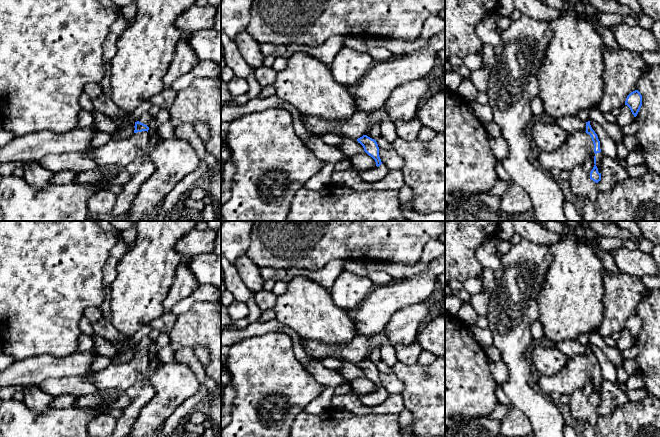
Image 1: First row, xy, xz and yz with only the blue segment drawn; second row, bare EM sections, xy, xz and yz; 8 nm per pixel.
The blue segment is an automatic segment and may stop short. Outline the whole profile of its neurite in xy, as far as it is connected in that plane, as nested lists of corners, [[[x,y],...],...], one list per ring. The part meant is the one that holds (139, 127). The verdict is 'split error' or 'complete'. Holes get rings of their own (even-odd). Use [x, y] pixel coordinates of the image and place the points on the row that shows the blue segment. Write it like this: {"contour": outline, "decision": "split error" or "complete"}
{"contour": [[[137,121],[134,127],[134,133],[124,139],[110,140],[103,146],[90,148],[95,167],[77,173],[73,182],[91,183],[100,189],[127,183],[130,180],[127,166],[139,156],[146,156],[150,142],[147,125]]], "decision": "split error"}

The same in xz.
{"contour": [[[363,135],[358,138],[357,141],[363,146],[364,151],[375,160],[376,166],[380,166],[382,162],[379,157],[379,147],[376,140],[368,137],[367,135]]], "decision": "complete"}

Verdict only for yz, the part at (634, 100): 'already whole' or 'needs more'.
already whole

